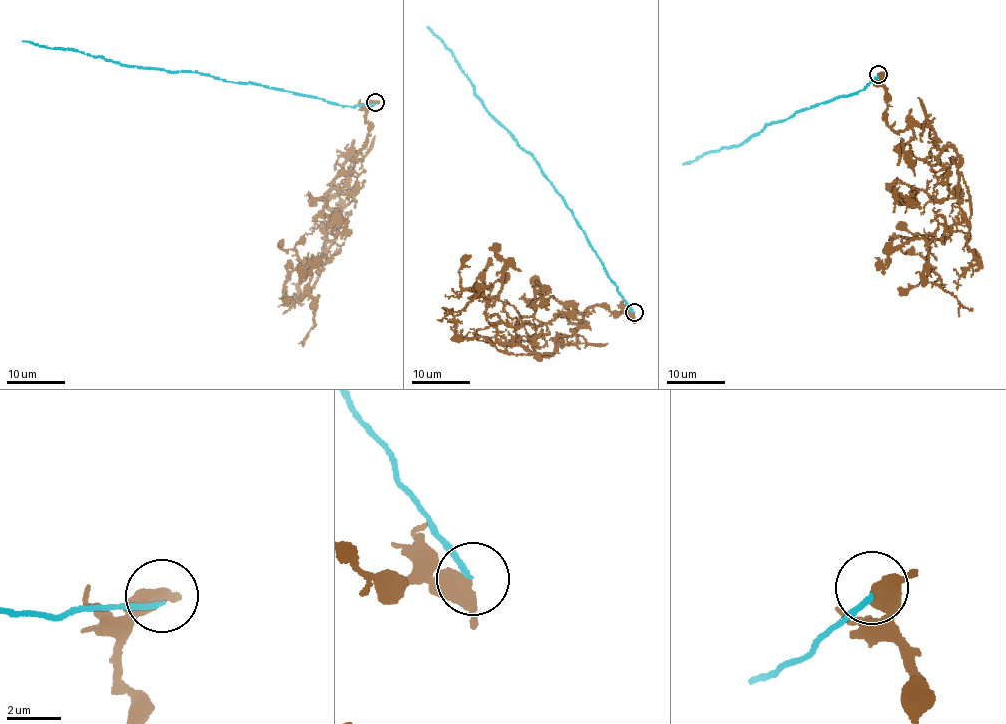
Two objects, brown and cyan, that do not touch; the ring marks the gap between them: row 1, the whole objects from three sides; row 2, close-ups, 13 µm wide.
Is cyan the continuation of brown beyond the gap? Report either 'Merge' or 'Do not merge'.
Do not merge

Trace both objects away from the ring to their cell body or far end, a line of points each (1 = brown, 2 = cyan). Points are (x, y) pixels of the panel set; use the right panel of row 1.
1: (877, 74), (889, 126), (928, 125), (958, 154), (960, 204), (946, 239), (924, 238), (923, 275), (972, 311)
2: (877, 75), (863, 89), (768, 124), (740, 144), (698, 156), (683, 164)

